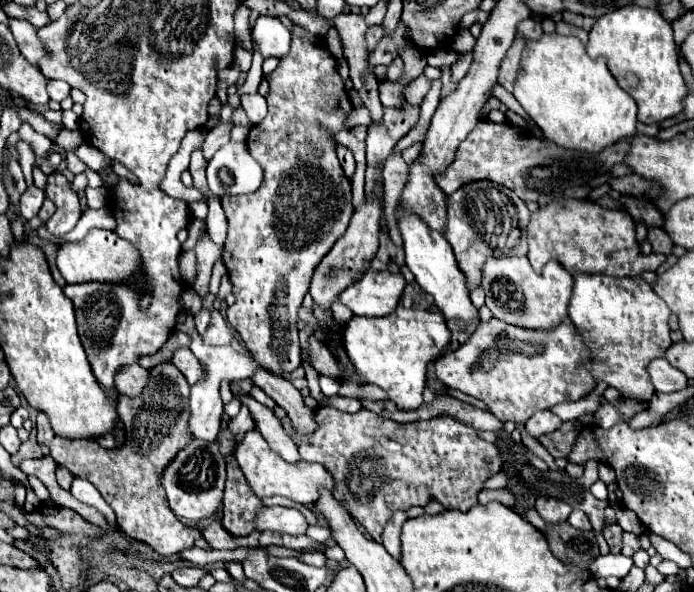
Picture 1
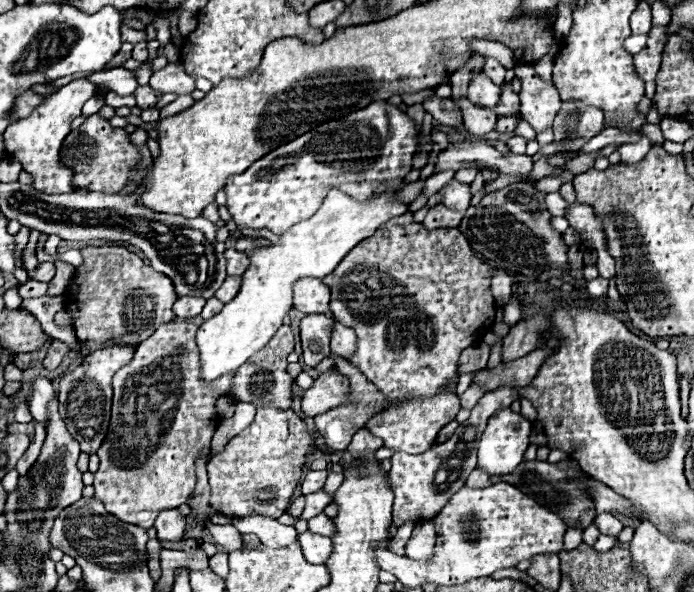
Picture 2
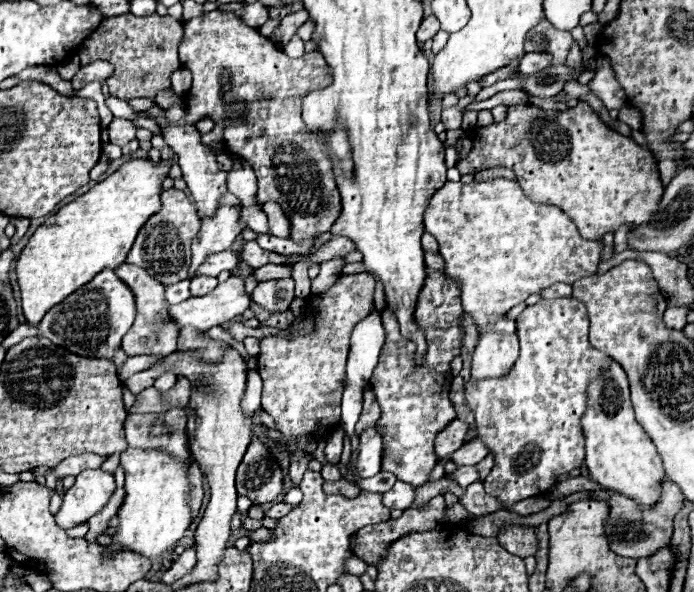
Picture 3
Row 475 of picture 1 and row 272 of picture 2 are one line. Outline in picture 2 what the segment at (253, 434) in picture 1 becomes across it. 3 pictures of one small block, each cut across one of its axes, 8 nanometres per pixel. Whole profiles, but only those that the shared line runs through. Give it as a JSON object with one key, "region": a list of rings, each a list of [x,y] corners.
{"region":[[[400,184],[398,188],[388,188],[382,194],[376,194],[364,202],[354,200],[350,194],[344,194],[338,188],[332,188],[328,192],[328,196],[324,198],[322,206],[316,210],[316,214],[312,218],[308,218],[306,222],[298,222],[294,226],[290,226],[286,232],[282,232],[276,244],[268,244],[268,246],[256,246],[256,240],[250,236],[244,236],[240,240],[236,240],[234,248],[240,252],[246,252],[250,258],[250,266],[246,268],[246,272],[242,274],[242,286],[236,294],[236,298],[232,302],[228,302],[220,314],[216,314],[214,318],[202,322],[198,326],[196,332],[196,344],[198,344],[198,354],[200,354],[200,378],[204,382],[214,382],[216,378],[220,378],[222,374],[234,372],[238,370],[252,354],[256,354],[258,350],[262,350],[268,340],[272,338],[272,334],[276,334],[276,330],[282,326],[282,318],[288,314],[288,310],[292,308],[292,286],[296,280],[304,278],[304,276],[314,276],[314,278],[324,278],[328,276],[338,264],[340,260],[354,248],[358,246],[358,242],[362,242],[364,238],[370,238],[378,226],[382,226],[384,222],[388,222],[390,218],[396,218],[404,212],[408,212],[408,204],[400,202],[396,198],[396,194],[402,190],[404,184]]]}

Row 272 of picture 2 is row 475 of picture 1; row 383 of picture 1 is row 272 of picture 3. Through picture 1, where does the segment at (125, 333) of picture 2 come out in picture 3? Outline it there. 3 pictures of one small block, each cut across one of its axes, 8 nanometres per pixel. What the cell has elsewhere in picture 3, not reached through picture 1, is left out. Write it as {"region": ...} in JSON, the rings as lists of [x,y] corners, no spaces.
{"region":[[[176,188],[164,190],[160,198],[162,198],[162,208],[156,214],[152,214],[152,218],[148,218],[148,222],[140,228],[134,246],[126,256],[126,262],[144,268],[162,284],[176,284],[188,278],[188,268],[192,258],[190,244],[200,230],[200,218],[196,216],[196,206],[188,200],[188,196],[182,190]]]}

